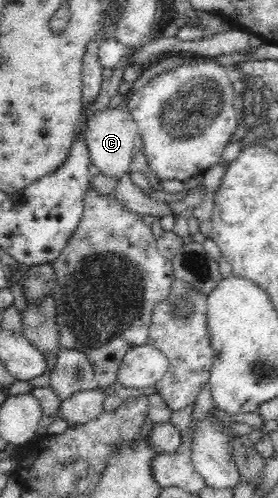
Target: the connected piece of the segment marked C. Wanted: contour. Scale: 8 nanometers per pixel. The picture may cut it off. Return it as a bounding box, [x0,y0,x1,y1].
[85,97,138,179]

